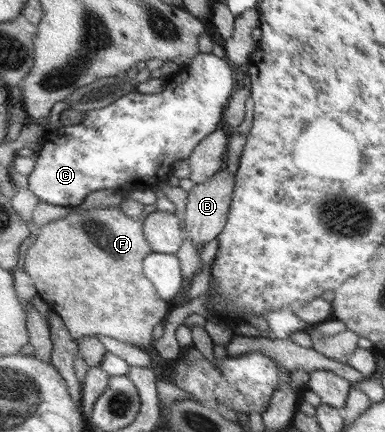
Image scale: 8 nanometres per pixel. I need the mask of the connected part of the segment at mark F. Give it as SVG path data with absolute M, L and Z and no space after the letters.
M110 205L108 208L92 210L80 210L78 207L75 207L74 211L73 206L70 208L72 212L65 218L47 223L35 230L34 233L37 239L32 246L28 248L25 255L23 265L35 281L38 293L57 314L60 314L64 325L68 327L70 335L75 339L76 343L81 337L106 335L106 337L112 337L112 339L117 339L118 341L122 341L122 343L130 343L130 345L138 347L140 347L140 345L148 345L148 343L154 341L152 338L153 327L162 321L162 317L166 315L166 303L164 303L162 298L158 299L156 288L153 286L153 283L150 283L149 279L146 279L144 274L144 259L151 251L148 251L149 242L144 241L143 223L140 223L140 221L132 221L132 218L122 213L121 209L118 209L116 206L113 208Z

